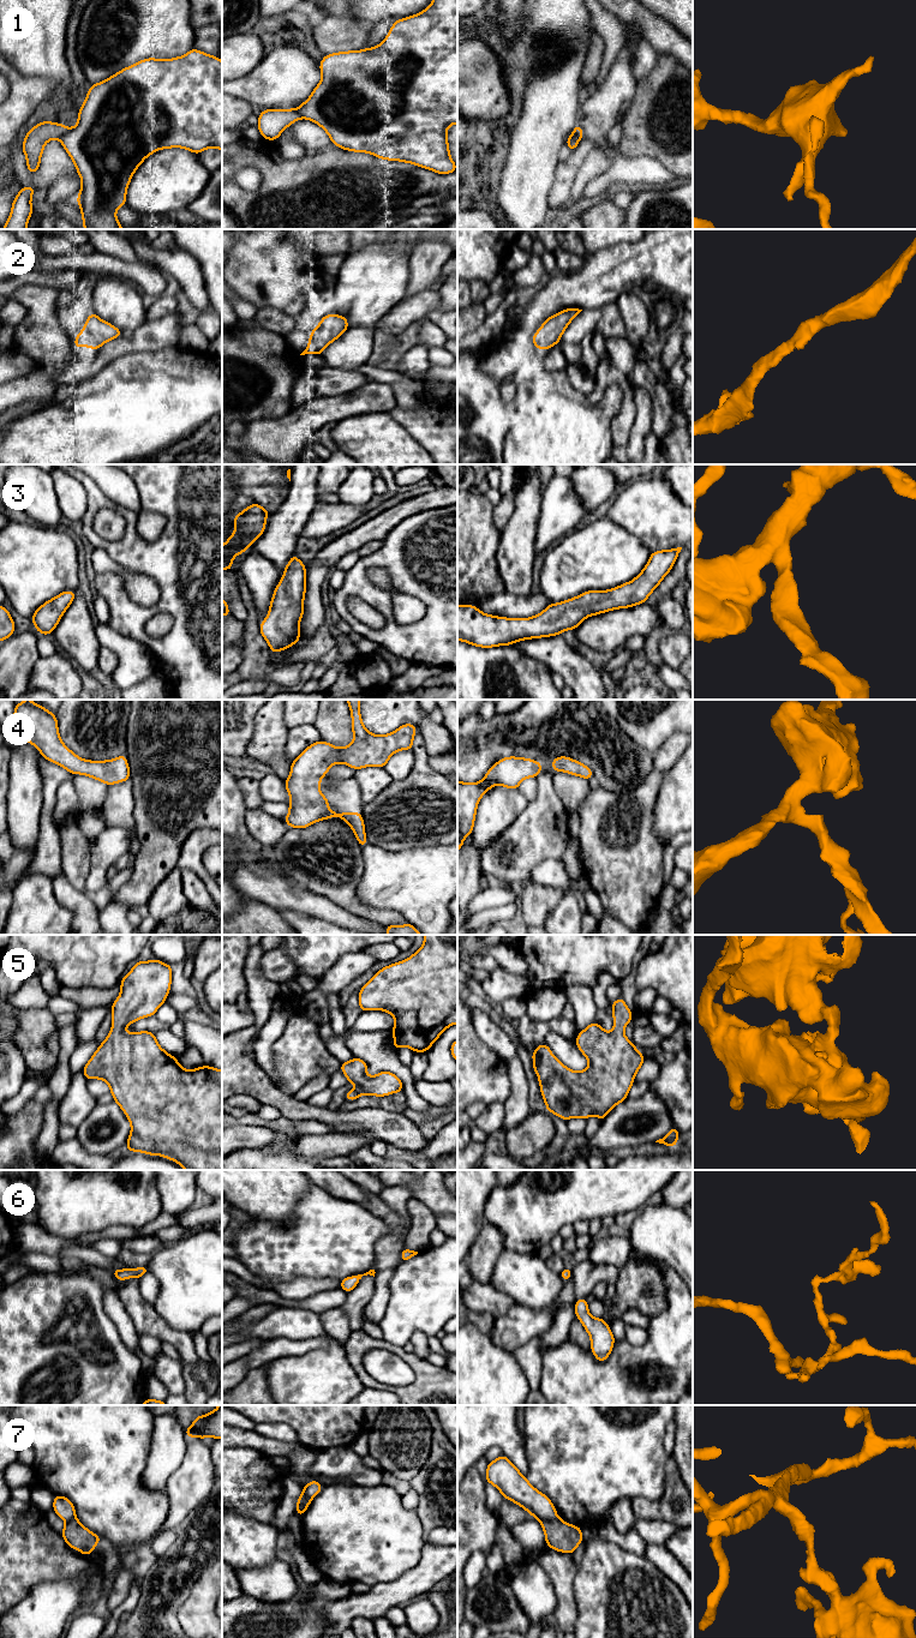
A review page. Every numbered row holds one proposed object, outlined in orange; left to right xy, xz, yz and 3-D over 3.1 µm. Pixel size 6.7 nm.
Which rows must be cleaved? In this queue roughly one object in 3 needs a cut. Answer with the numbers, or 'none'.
1, 7

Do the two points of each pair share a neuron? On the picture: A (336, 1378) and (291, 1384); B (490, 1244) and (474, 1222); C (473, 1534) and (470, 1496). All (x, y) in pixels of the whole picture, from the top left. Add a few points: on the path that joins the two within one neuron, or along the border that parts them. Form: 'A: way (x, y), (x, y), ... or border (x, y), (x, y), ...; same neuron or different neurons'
A: way (325, 1381), (301, 1384); same neuron
B: border (485, 1222), (470, 1250); different neurons
C: way (470, 1524), (470, 1506); same neuron

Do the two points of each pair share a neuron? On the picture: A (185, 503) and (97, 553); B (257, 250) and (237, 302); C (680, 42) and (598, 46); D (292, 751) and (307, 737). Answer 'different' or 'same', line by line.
A: different
B: different
C: different
D: same

